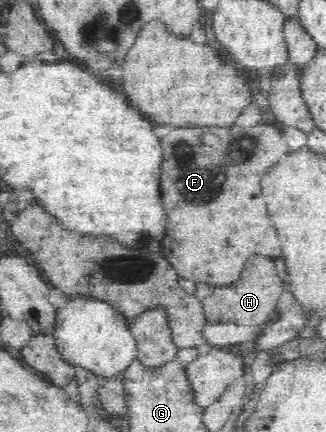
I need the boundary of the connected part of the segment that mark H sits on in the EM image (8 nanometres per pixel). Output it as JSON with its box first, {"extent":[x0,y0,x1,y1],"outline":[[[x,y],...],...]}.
{"extent":[194,255,282,327],"outline":[[[252,255],[238,281],[228,285],[197,283],[194,295],[203,304],[209,323],[236,322],[238,325],[259,327],[268,321],[282,293],[282,281],[274,269],[274,261],[264,255]]]}

